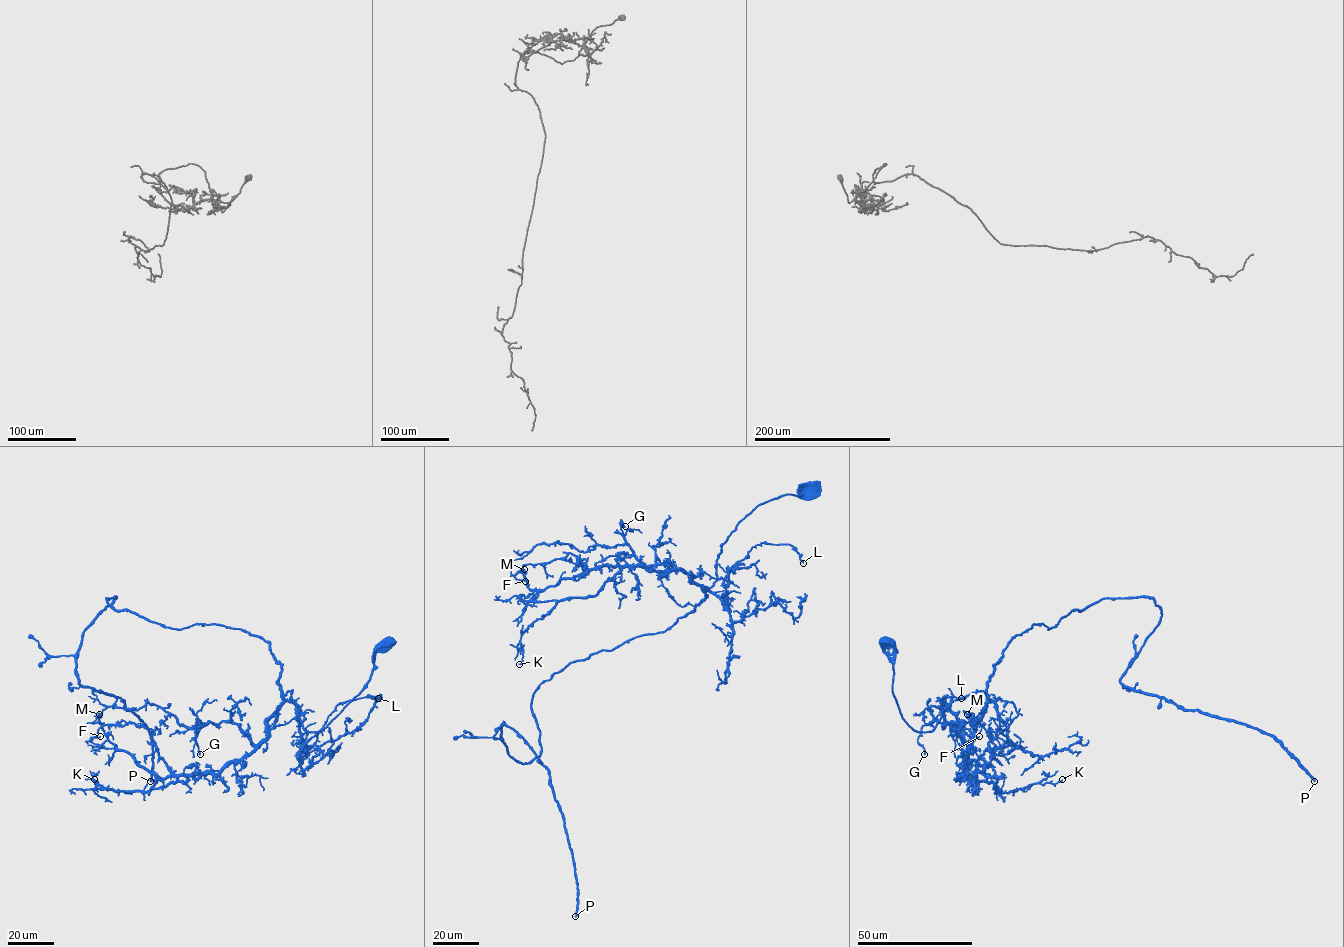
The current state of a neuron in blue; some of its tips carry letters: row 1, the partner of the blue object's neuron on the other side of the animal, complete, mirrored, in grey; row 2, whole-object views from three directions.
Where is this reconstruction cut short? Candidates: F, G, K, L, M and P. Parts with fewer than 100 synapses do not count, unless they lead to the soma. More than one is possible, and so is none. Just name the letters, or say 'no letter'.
P

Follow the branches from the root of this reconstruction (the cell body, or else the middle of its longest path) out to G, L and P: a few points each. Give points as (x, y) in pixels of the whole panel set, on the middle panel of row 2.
G: (810, 488), (748, 513), (721, 545), (708, 588), (668, 563), (642, 563), (623, 536), (621, 520), (625, 526)
L: (810, 488), (744, 517), (721, 545), (708, 590), (726, 609), (727, 572), (761, 543), (790, 545), (803, 563)
P: (810, 488), (738, 524), (693, 611), (545, 680), (539, 755), (511, 756), (502, 725), (548, 770), (575, 916)

